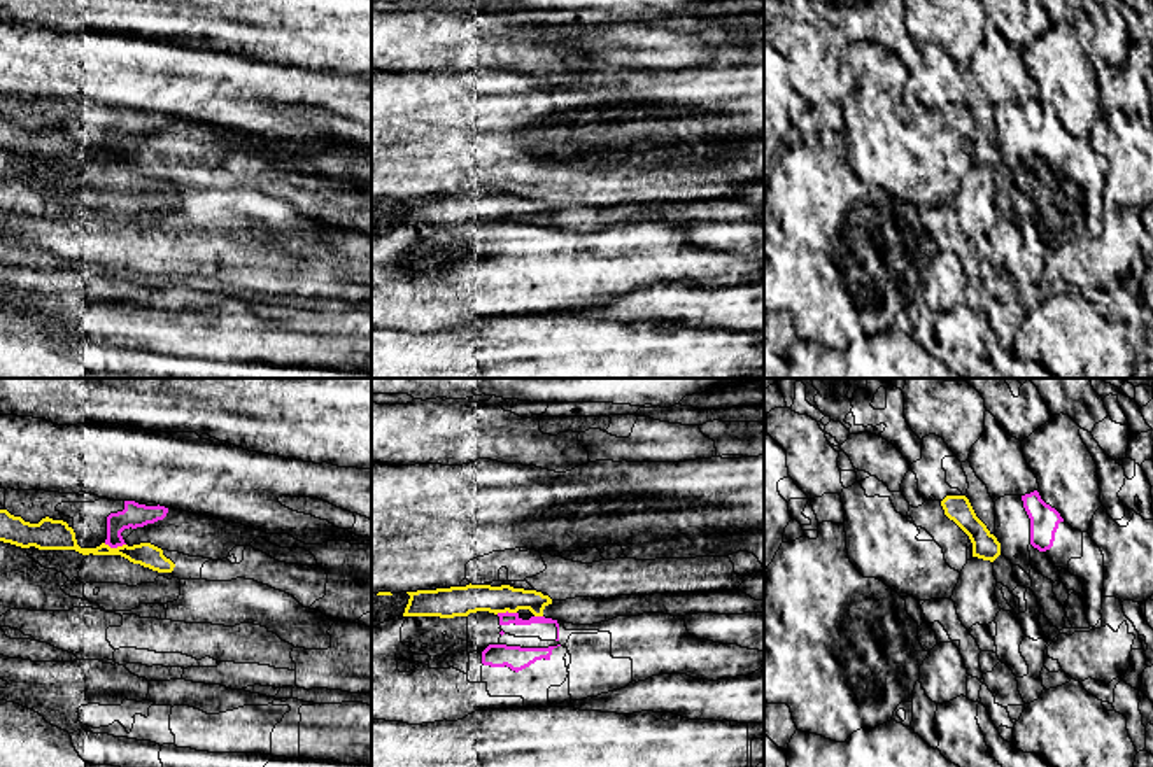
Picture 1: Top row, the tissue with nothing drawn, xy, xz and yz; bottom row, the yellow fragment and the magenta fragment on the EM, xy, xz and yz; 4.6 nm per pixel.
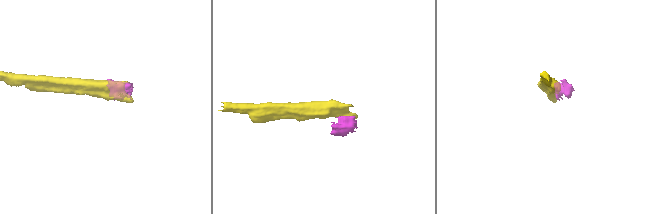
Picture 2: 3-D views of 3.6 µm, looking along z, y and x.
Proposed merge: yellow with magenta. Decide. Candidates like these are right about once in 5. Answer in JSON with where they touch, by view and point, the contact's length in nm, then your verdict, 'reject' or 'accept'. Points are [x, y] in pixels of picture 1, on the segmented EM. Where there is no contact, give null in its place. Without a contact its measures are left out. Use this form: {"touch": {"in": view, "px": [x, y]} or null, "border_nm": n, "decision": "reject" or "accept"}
{"touch": {"in": "xy", "px": [114, 548]}, "border_nm": 100, "decision": "reject"}

